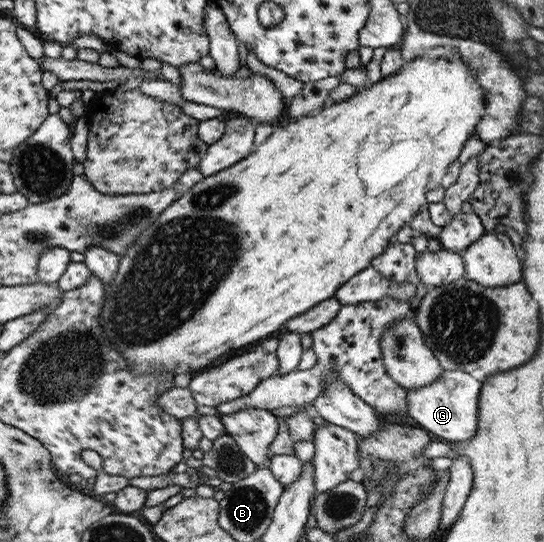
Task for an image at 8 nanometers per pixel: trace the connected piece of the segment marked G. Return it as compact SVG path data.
M443 370L435 382L421 388L407 388L407 414L433 439L453 443L468 441L477 428L480 382L461 370Z

